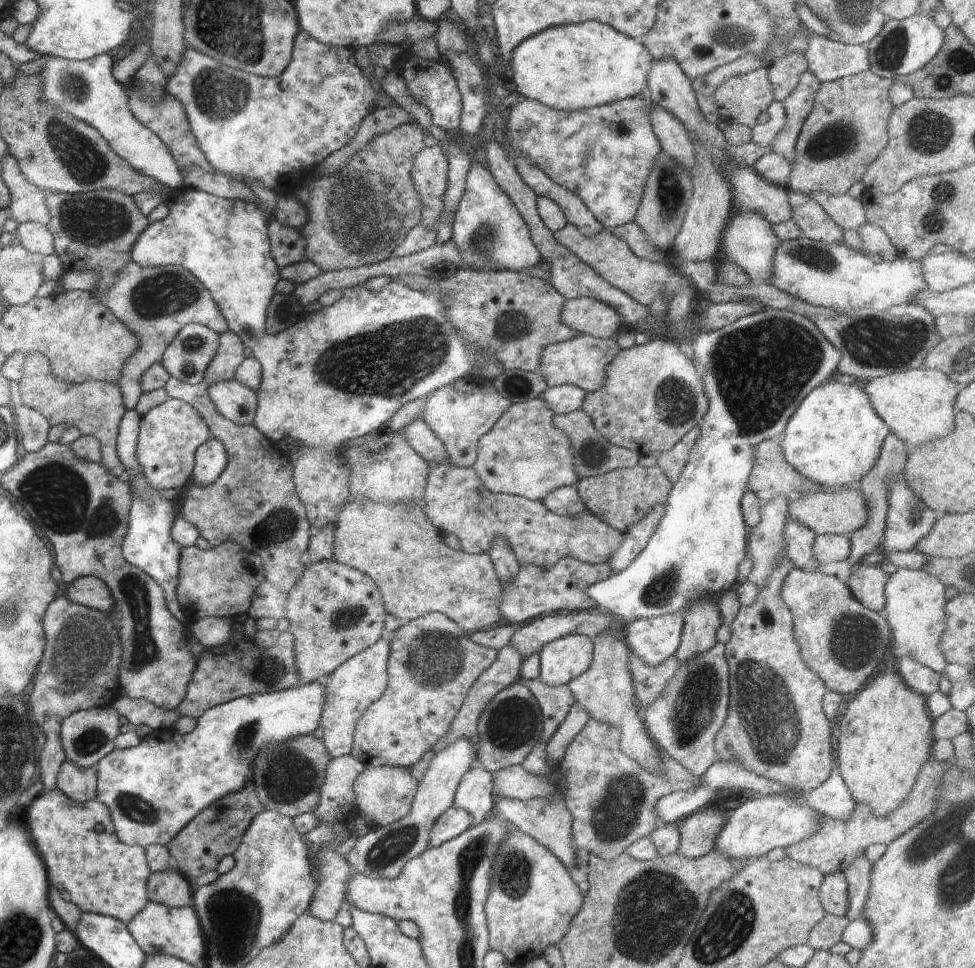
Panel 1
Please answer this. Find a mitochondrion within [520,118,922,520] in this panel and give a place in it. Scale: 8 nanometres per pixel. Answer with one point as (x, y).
(760, 371)

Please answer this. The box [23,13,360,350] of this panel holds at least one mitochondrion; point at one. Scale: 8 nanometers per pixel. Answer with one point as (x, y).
(79, 218)

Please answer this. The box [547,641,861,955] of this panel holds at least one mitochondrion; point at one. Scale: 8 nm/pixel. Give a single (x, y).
(766, 705)

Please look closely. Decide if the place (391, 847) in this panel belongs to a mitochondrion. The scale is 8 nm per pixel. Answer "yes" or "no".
yes

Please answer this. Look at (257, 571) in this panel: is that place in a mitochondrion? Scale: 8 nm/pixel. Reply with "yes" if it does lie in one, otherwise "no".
yes

